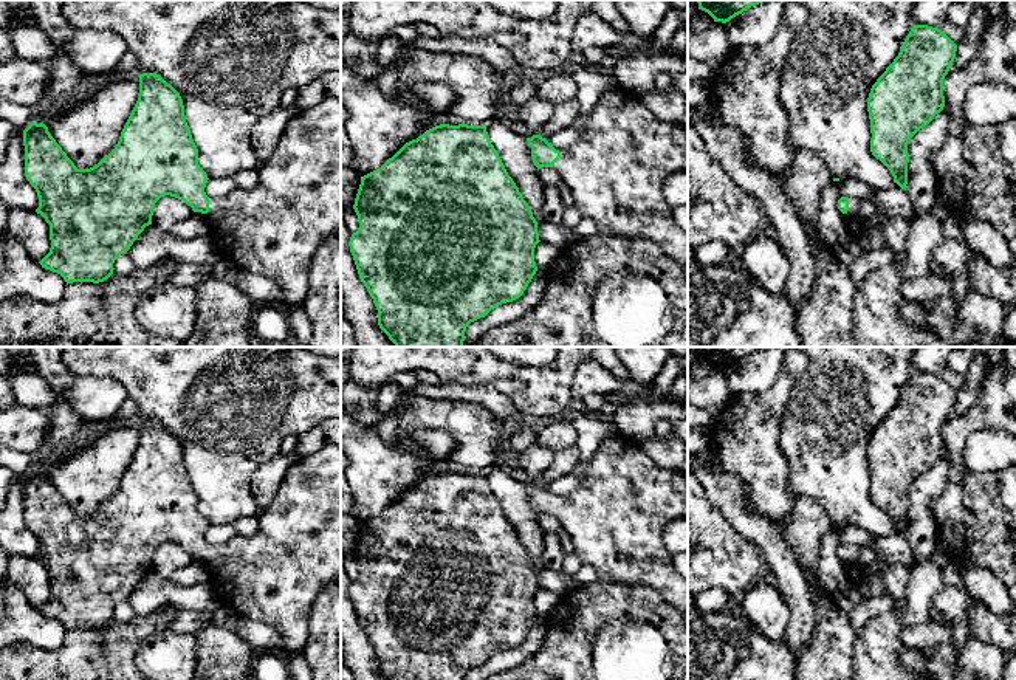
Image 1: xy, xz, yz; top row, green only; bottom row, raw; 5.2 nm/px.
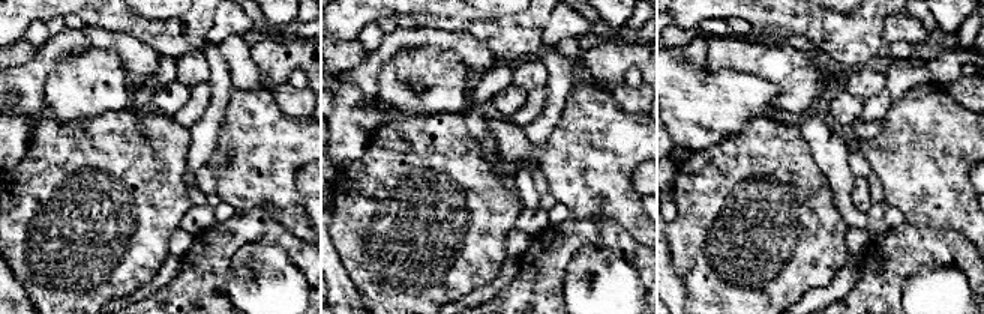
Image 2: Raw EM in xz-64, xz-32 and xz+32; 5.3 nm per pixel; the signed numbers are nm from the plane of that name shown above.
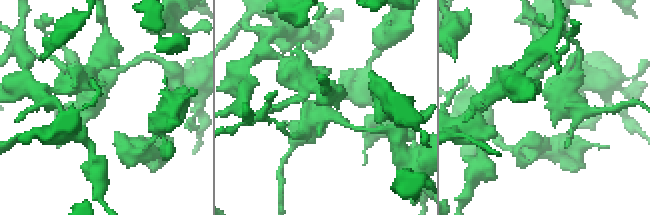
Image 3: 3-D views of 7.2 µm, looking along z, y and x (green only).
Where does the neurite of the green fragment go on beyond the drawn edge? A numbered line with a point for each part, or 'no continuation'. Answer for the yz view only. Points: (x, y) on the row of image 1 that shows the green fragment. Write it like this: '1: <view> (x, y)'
1: yz (854, 203)

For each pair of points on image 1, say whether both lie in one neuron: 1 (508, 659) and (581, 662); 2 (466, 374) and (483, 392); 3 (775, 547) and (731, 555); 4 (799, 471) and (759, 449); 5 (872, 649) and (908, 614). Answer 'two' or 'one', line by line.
1: two
2: two
3: two
4: two
5: one

